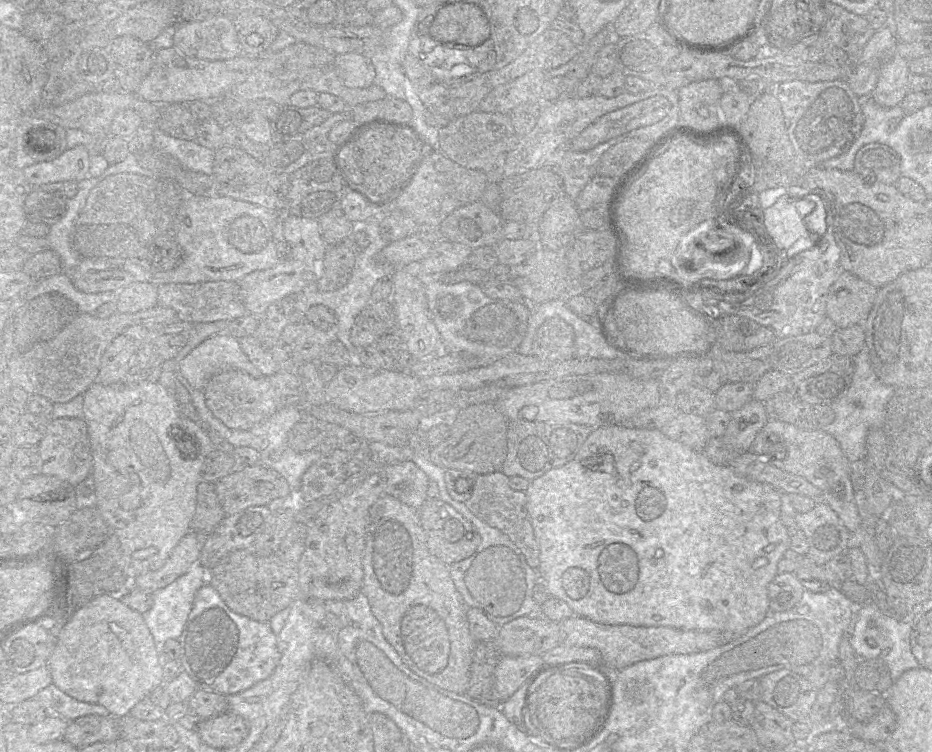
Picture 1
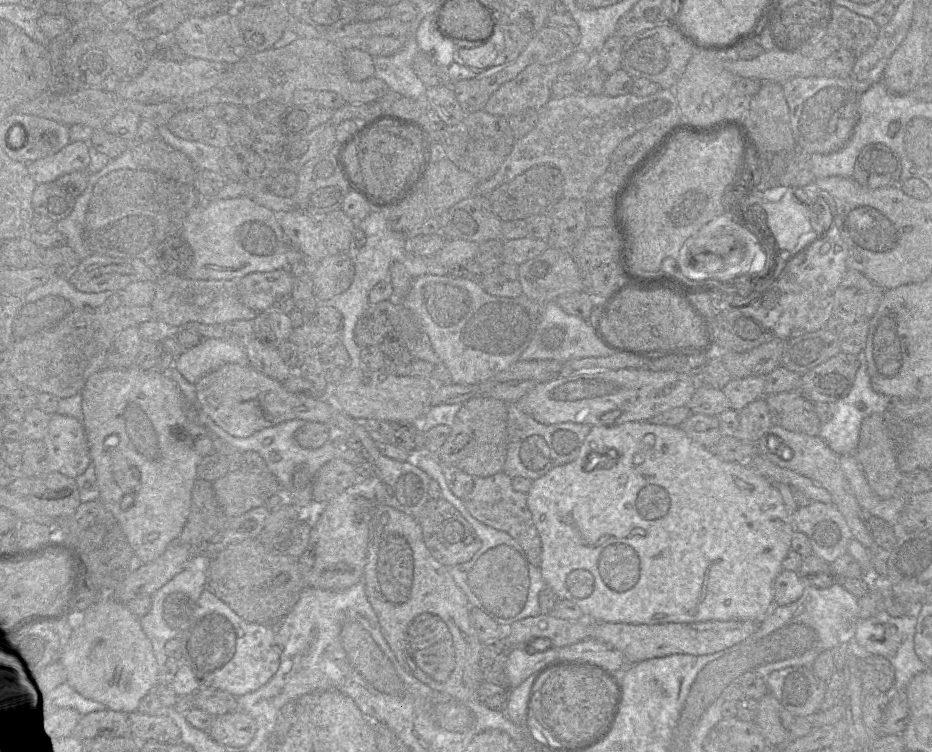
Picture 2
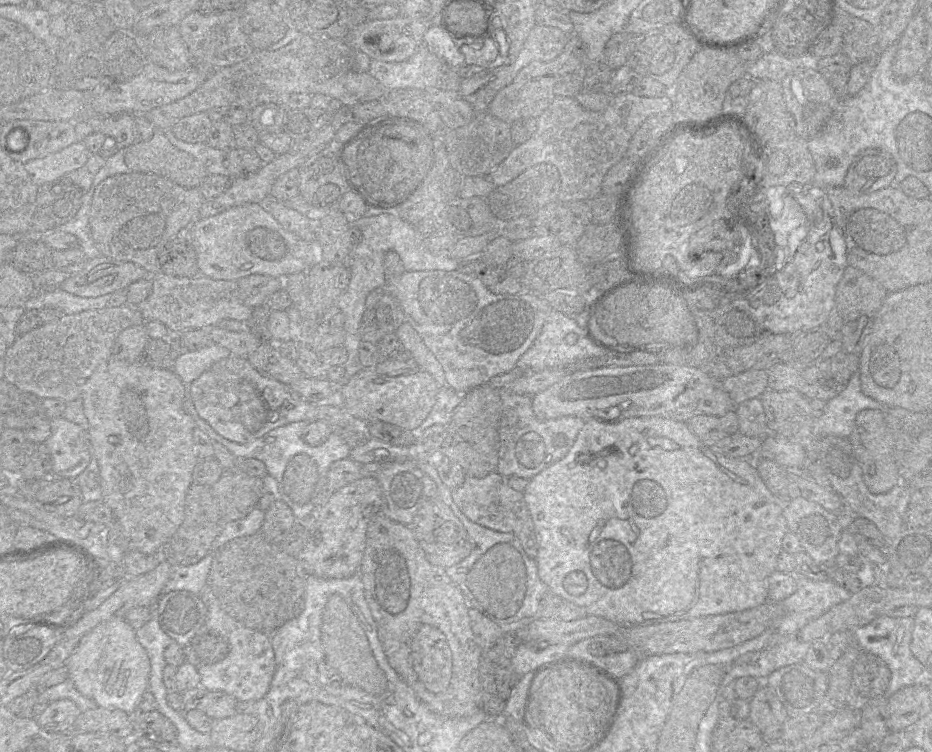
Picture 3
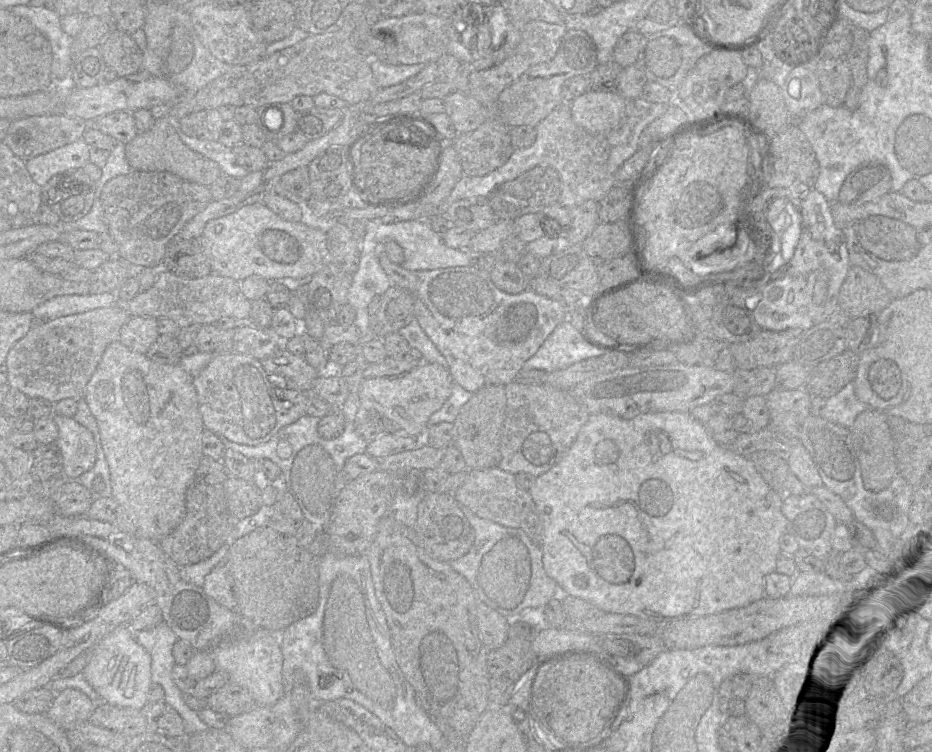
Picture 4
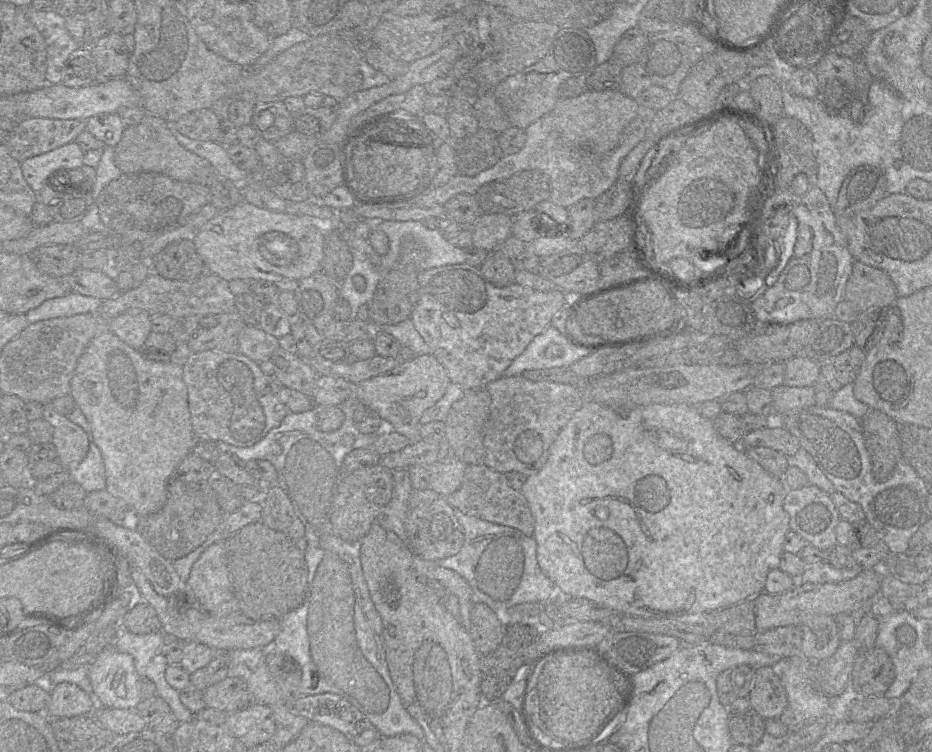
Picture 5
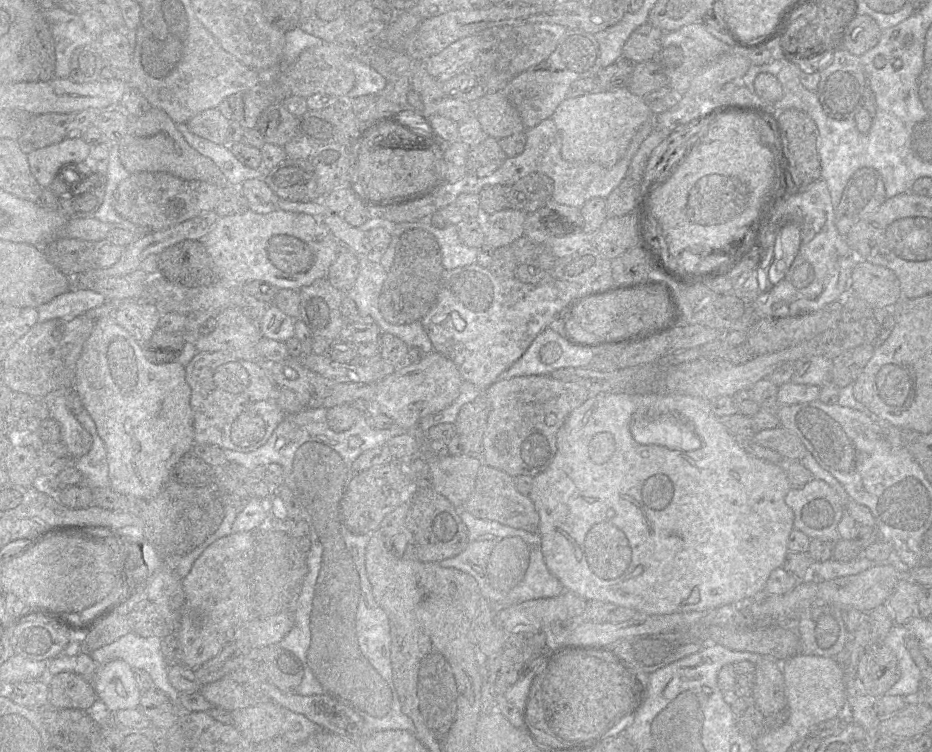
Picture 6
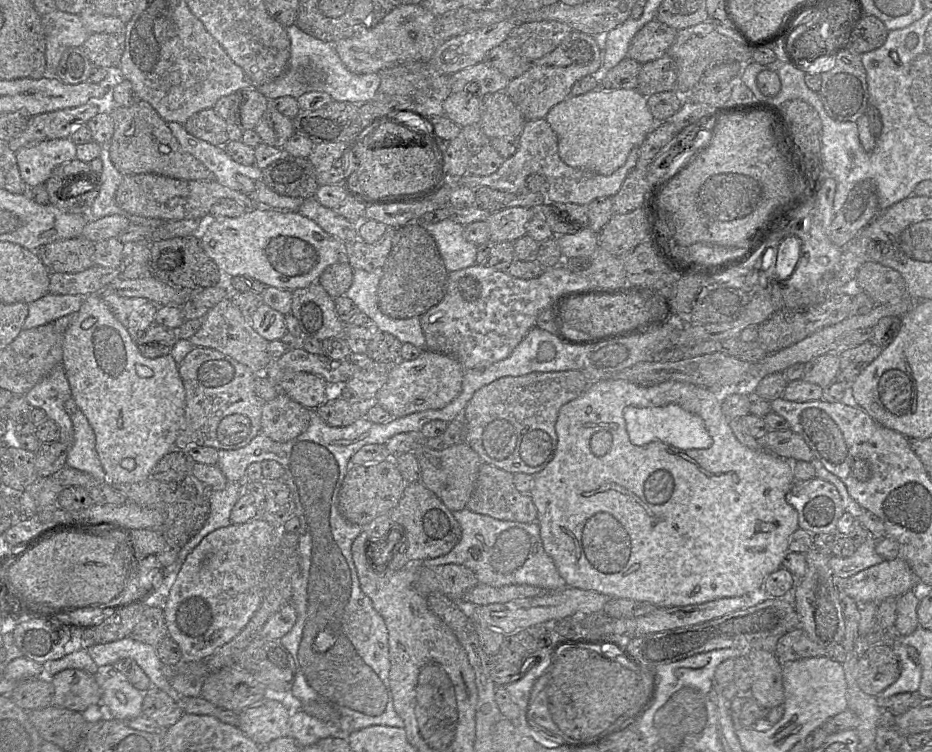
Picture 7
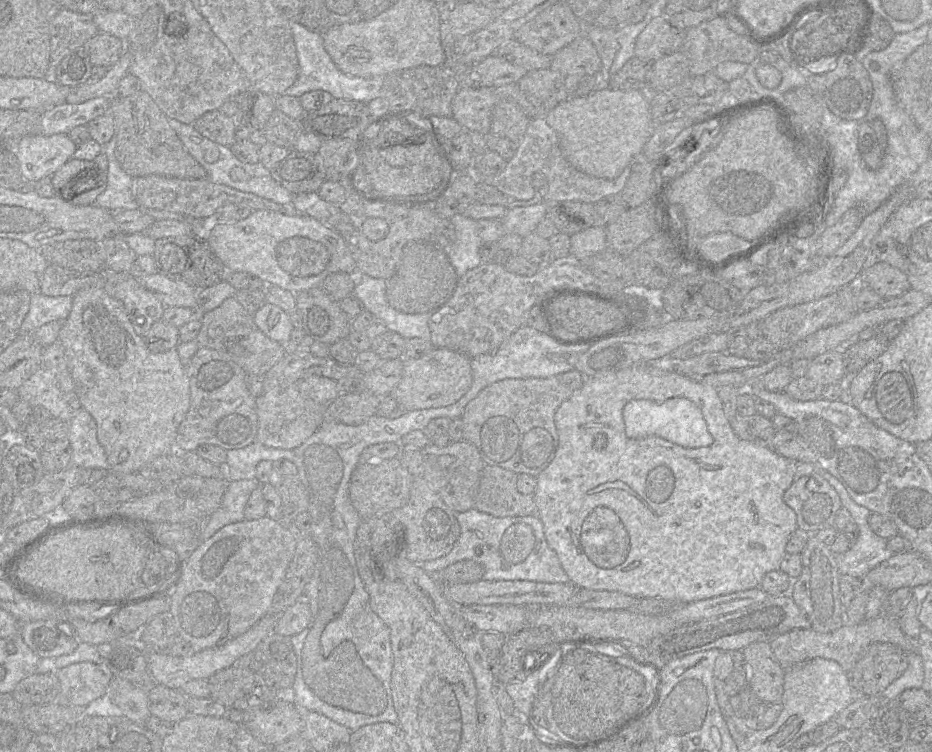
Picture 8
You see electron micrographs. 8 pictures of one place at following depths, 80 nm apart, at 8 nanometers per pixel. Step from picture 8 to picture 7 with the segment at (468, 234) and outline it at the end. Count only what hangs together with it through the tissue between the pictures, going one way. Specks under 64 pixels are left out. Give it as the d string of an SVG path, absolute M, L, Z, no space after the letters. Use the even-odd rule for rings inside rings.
M450 219L437 223L422 223L435 239L446 269L457 271L476 264L477 245L467 241L463 225Z

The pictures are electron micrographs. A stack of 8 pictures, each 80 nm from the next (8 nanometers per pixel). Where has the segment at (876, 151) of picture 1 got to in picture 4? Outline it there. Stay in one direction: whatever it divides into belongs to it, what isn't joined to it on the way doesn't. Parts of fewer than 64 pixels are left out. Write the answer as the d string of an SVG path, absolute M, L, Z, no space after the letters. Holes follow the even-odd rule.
M878 160L866 161L856 166L846 177L837 202L862 205L891 191L891 173L888 166Z

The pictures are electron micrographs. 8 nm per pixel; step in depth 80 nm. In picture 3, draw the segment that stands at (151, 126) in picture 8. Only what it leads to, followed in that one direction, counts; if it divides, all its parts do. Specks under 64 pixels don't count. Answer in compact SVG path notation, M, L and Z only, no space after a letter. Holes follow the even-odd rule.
M155 130L147 141L133 143L127 147L125 162L132 172L153 173L186 188L198 188L210 175L199 160L174 146L162 130Z

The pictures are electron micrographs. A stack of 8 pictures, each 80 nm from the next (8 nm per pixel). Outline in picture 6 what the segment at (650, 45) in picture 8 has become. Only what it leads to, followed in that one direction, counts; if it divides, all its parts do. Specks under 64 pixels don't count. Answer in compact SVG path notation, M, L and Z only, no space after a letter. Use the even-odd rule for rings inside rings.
M646 22L630 35L622 51L622 57L634 63L654 58L659 50L663 31Z

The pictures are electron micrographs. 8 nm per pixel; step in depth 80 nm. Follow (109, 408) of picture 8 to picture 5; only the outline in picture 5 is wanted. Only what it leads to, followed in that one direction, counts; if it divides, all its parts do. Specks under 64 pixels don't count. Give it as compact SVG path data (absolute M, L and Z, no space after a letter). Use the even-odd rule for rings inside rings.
M108 329L98 333L81 356L71 379L70 395L86 417L92 431L92 439L100 449L105 466L106 490L113 496L126 502L129 508L140 518L159 512L168 497L168 485L175 471L187 454L191 452L192 440L196 436L192 430L191 414L188 405L188 389L183 380L183 366L172 362L156 362L145 358L140 351L128 346Z

